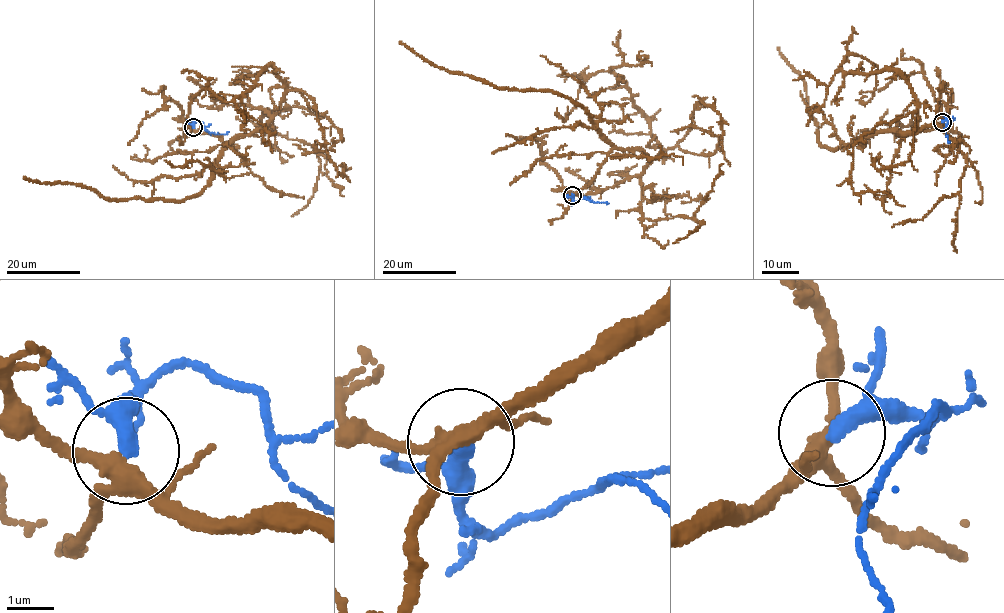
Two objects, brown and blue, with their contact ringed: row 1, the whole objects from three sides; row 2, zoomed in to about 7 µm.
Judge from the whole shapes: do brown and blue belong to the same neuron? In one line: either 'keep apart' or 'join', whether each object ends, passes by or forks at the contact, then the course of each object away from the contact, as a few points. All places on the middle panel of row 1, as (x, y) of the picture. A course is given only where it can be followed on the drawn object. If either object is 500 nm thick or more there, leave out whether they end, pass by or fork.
keep apart | brown forks | blue passes by | brown via (572, 194), (614, 149), (650, 159), (662, 150), (630, 89), (607, 71), (586, 77), (566, 120), (557, 116) | blue via (572, 194), (572, 200), (584, 198), (609, 204)

